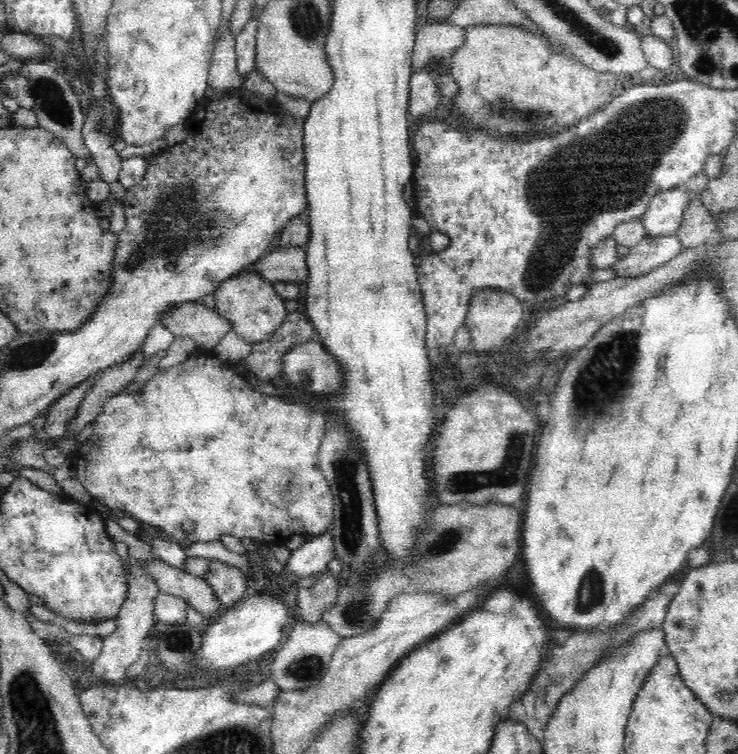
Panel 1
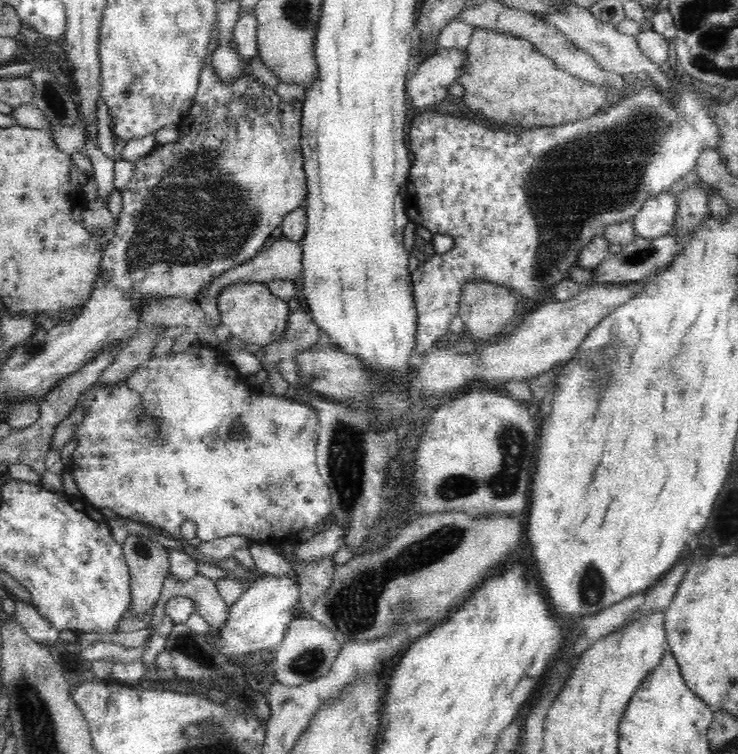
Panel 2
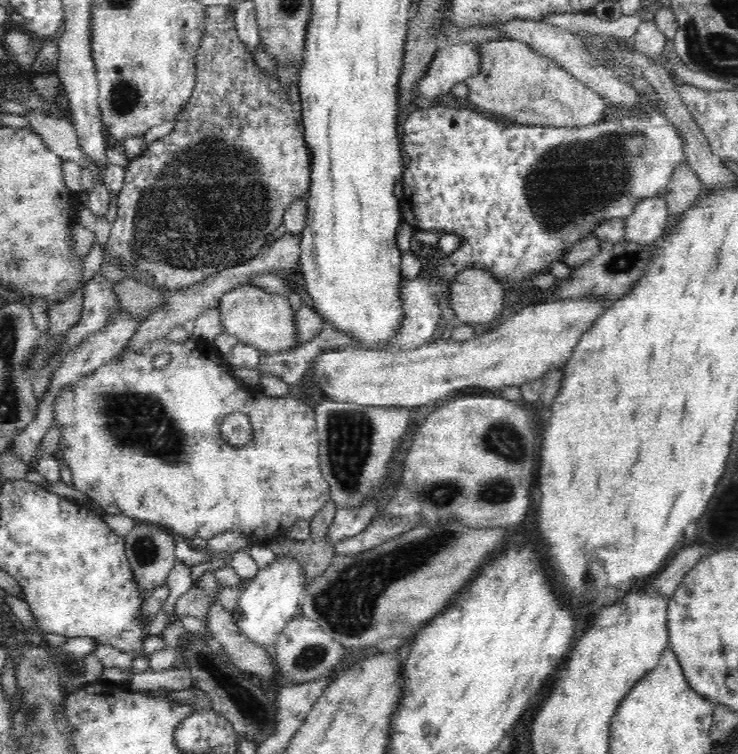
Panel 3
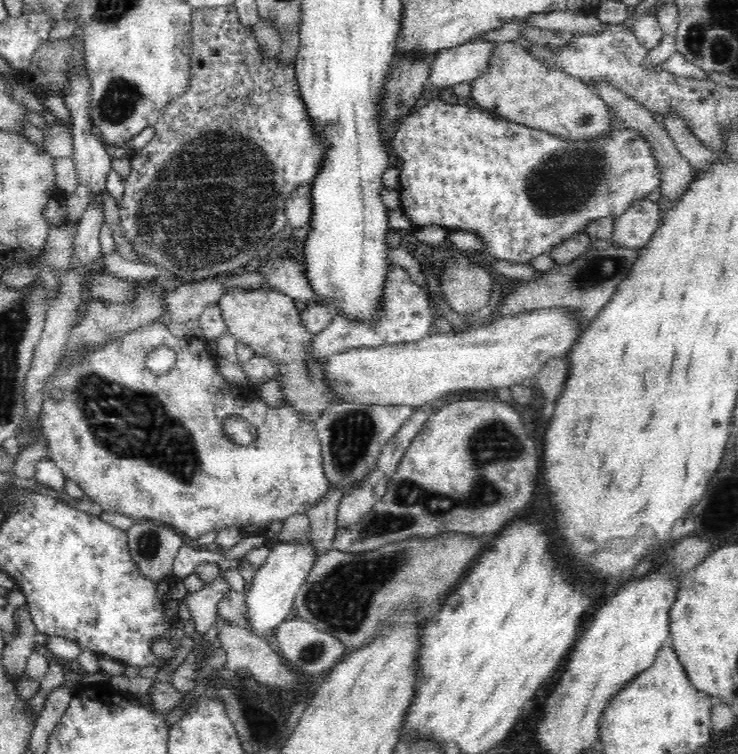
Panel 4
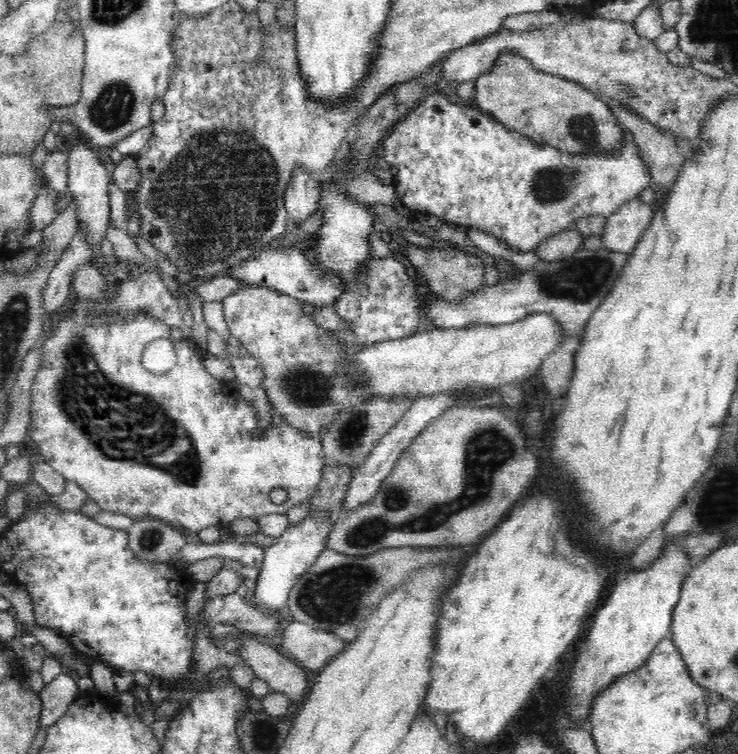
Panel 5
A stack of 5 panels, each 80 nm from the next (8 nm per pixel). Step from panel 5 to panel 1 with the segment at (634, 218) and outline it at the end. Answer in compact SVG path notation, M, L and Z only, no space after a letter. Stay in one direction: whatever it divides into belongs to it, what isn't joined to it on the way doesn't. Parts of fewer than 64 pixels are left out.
M683 186L656 194L648 203L646 212L642 214L642 227L645 236L676 235L678 226L682 224L684 209L692 193Z

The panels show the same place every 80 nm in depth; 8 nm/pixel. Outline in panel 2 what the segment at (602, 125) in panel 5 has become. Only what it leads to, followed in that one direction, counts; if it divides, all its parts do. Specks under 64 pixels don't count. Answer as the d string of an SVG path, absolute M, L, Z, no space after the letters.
M476 27L476 32L466 49L470 55L468 70L458 80L465 90L464 104L478 117L484 117L486 121L506 123L508 127L524 129L532 126L560 126L578 120L588 120L605 110L610 103L609 96L606 94L608 90L605 88L600 90L597 86L582 82L579 78L568 74L551 58L540 54L531 42L521 38Z

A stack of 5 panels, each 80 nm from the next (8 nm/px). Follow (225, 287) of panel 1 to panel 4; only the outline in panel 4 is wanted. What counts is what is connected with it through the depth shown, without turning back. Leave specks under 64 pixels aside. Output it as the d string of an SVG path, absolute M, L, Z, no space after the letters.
M271 288L235 289L220 298L218 303L229 330L228 334L231 334L236 341L247 344L256 357L267 358L275 364L277 370L274 379L280 384L283 404L293 411L300 422L309 422L316 426L330 406L336 406L344 401L328 382L325 359L312 353L312 342L316 334L312 333L304 323L302 311L298 310L294 299Z

